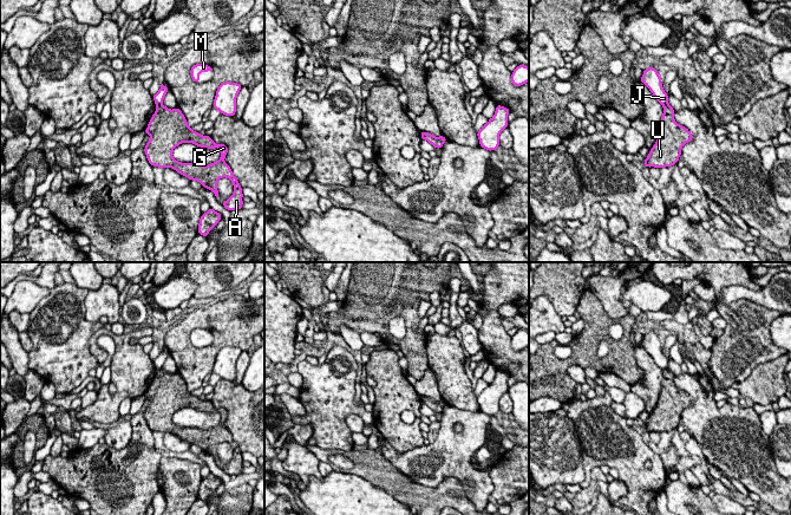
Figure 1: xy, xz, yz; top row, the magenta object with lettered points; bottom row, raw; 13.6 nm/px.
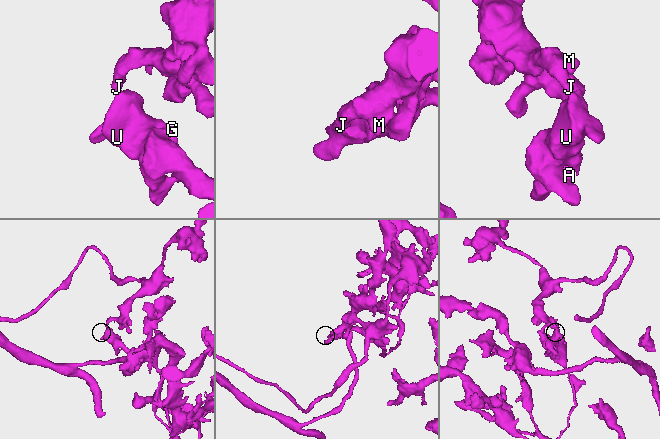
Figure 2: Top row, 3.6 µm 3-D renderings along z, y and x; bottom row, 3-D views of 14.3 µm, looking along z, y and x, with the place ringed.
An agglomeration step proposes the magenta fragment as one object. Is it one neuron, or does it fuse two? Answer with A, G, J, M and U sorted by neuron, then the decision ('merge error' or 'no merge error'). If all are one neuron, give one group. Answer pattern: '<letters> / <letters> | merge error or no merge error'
A G U / J M | merge error

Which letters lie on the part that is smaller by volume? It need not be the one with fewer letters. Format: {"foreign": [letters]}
{"foreign": ["A", "G", "U"]}

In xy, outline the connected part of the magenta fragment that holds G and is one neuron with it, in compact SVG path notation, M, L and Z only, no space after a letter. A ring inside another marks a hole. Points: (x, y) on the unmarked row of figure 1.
M162 369L156 370L156 376L145 393L145 399L151 400L144 417L152 431L171 432L190 445L200 446L204 452L211 455L216 462L220 459L217 445L227 442L234 449L234 457L222 469L230 476L237 476L242 472L242 452L233 439L231 432L224 426L228 417L227 410L216 409L210 400L202 400L189 392L187 383L178 372L170 374ZM182 408L192 408L208 413L218 412L221 423L208 430L177 426L172 422L172 416Z

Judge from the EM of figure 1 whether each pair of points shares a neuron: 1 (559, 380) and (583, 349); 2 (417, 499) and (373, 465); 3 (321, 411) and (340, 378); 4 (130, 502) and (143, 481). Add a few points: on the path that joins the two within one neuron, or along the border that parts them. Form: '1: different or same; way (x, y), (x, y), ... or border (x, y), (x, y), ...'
1: same; way (559, 372), (575, 357)
2: same; way (406, 491), (384, 475)
3: same; way (327, 403), (328, 390), (332, 386)
4: same; way (133, 497), (135, 489), (138, 486)

